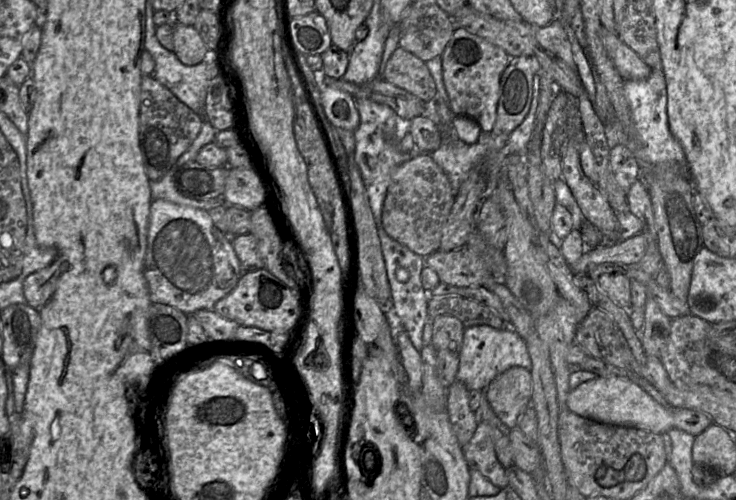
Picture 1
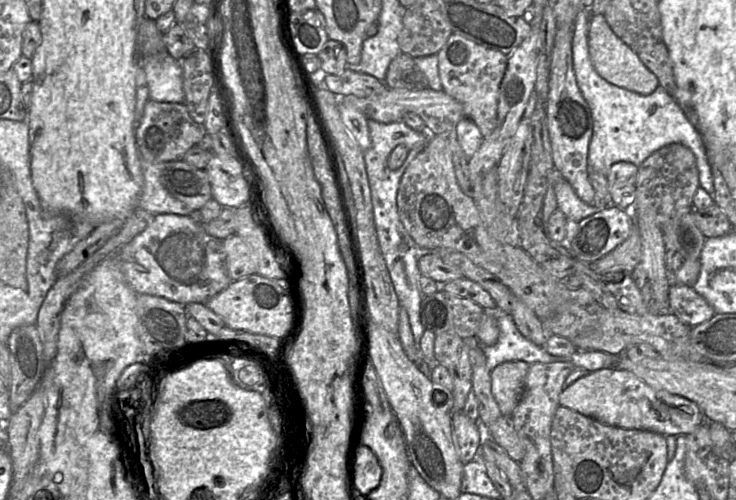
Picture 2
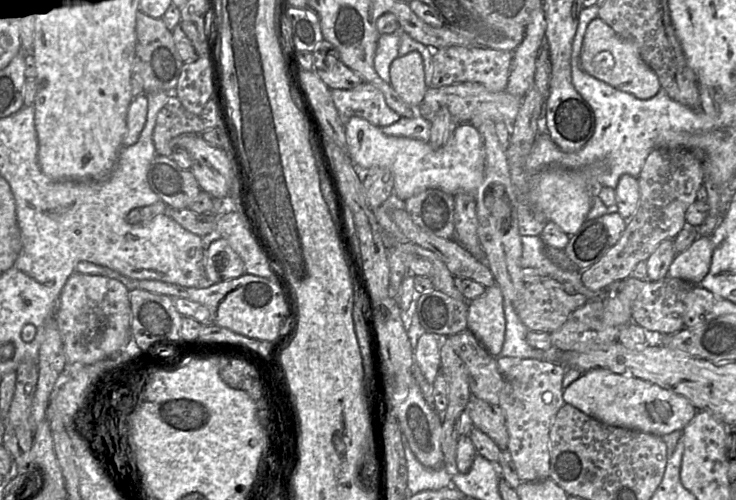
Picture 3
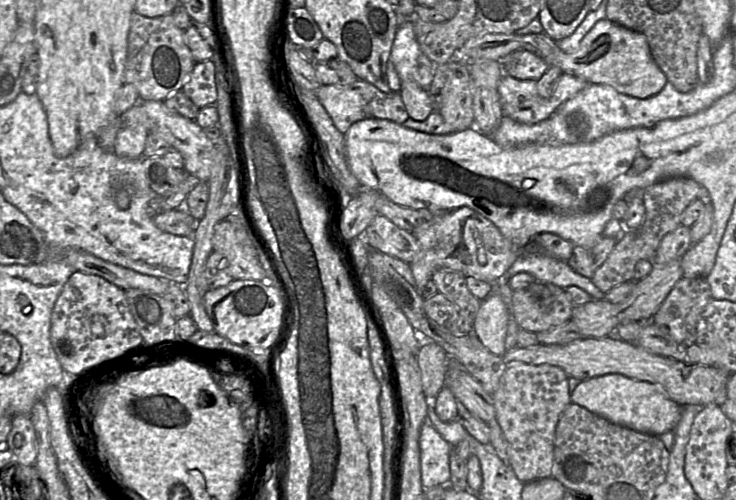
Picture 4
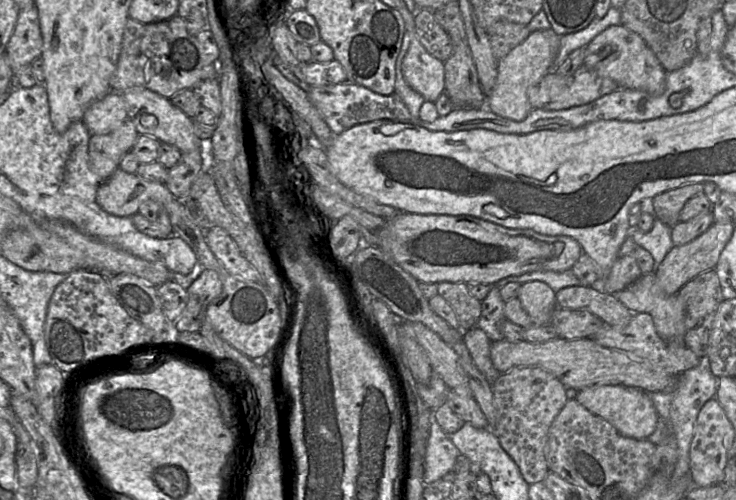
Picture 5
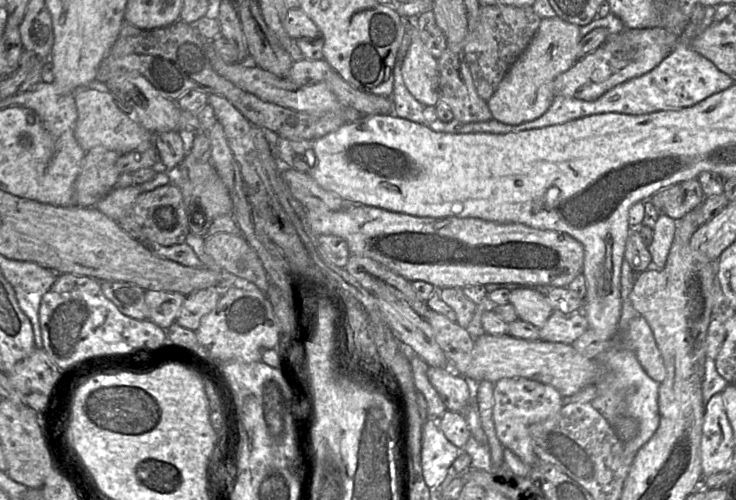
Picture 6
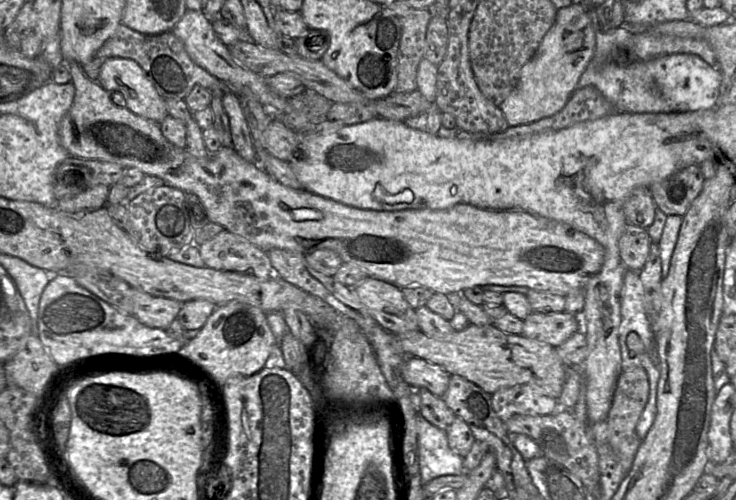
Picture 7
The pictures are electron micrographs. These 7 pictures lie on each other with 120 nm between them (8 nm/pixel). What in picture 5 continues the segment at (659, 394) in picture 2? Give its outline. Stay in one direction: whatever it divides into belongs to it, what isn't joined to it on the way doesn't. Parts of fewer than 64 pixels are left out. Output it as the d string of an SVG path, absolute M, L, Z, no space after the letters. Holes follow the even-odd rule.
M594 385L578 391L575 400L594 415L610 423L621 435L647 439L658 423L658 413L648 393L650 392L622 385Z

